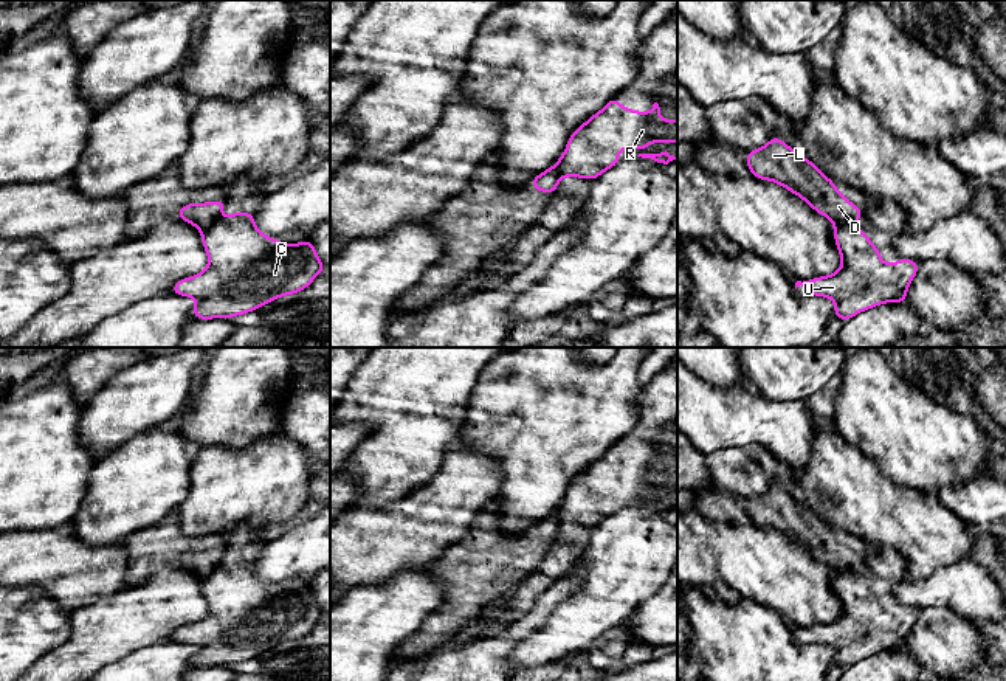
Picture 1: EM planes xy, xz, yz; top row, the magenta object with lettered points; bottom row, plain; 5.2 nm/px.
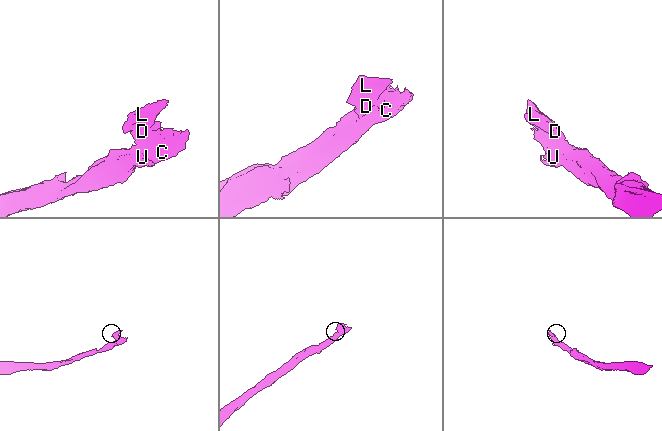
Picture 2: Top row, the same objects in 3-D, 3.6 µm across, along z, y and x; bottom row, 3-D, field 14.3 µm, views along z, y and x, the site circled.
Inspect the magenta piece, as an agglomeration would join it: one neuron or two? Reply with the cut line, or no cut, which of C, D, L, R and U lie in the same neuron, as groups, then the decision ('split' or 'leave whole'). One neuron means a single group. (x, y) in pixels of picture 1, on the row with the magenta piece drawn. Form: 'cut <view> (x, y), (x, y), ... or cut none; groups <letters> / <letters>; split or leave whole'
cut yz (834, 222), (850, 222), (853, 225); groups C R U / D L; split

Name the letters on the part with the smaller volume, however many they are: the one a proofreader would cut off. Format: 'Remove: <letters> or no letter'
Remove: D, L

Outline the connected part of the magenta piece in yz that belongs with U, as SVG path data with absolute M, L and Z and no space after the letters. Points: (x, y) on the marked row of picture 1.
M834 223L834 236L842 267L829 276L797 281L795 289L801 285L812 296L834 299L834 316L842 321L884 302L907 302L919 262L901 258L884 264L866 233L851 223Z

